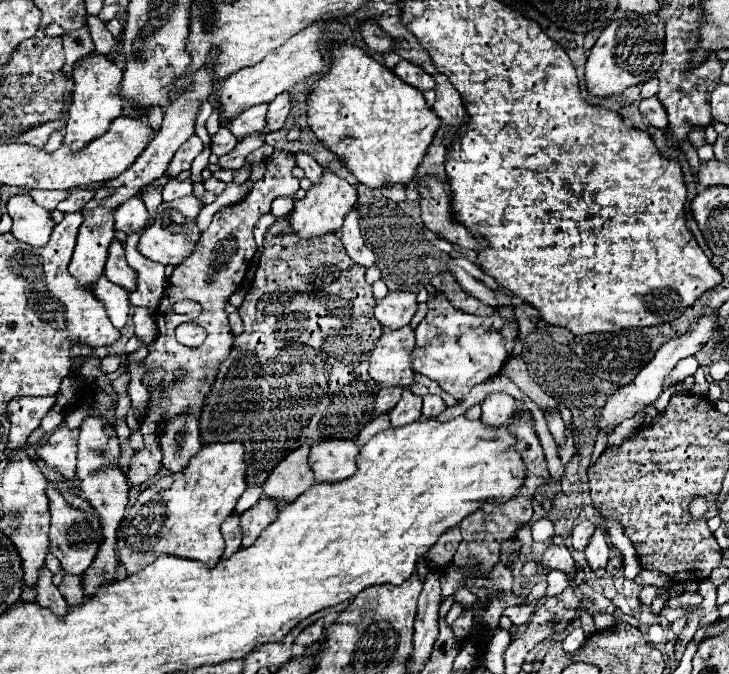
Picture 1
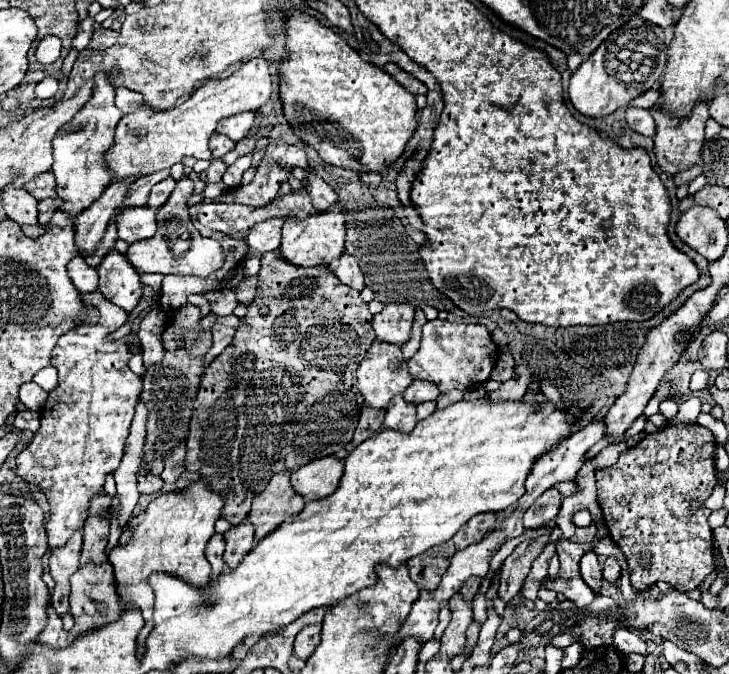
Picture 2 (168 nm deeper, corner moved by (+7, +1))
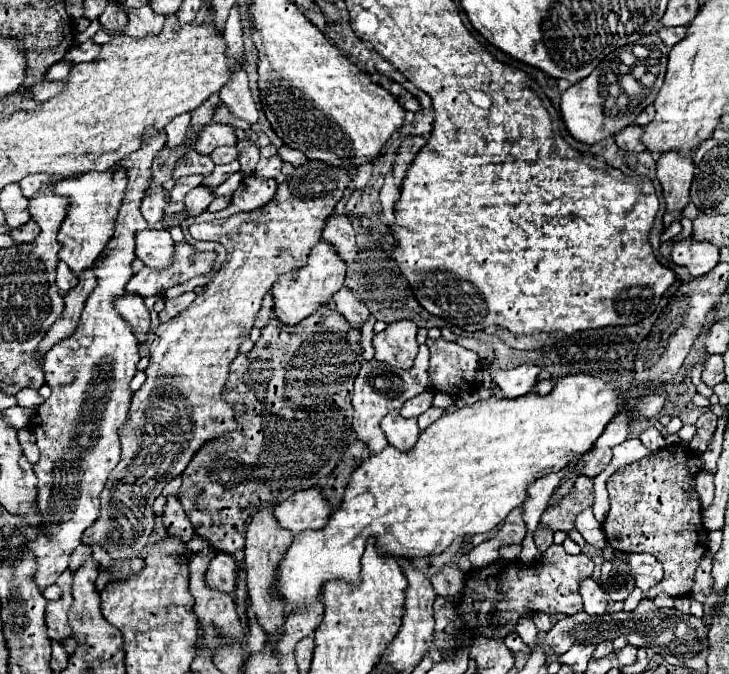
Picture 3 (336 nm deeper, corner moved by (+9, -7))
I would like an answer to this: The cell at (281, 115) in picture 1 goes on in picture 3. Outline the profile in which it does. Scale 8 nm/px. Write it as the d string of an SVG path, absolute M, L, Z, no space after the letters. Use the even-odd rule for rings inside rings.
M237 160L231 162L231 164L217 166L217 168L211 172L211 176L207 176L207 178L203 180L203 184L215 188L215 186L219 186L221 182L225 182L225 180L227 180L231 174L235 174L235 172L239 172L239 162L237 162Z

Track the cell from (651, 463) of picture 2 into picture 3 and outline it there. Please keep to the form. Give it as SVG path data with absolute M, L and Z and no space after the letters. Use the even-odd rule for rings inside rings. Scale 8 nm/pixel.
M685 444L665 446L643 460L619 468L607 480L611 508L603 522L603 532L609 546L619 552L649 552L665 568L663 580L649 590L649 600L659 592L667 592L669 596L689 596L695 570L707 552L701 502L695 490L695 476L689 470L693 456L697 454ZM687 484L691 484L691 490L685 490Z

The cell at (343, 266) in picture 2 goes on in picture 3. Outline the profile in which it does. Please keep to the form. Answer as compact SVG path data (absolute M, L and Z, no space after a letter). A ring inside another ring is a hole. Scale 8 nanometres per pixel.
M343 286L339 292L333 294L333 302L337 304L337 310L355 326L361 328L361 324L367 320L369 310L365 306L365 302L361 302L353 290L349 290L347 286Z

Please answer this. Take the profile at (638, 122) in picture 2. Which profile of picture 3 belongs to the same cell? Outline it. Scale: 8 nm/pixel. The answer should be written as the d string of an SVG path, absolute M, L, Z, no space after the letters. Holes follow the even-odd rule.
M631 124L631 126L625 126L617 136L615 136L615 142L619 148L623 150L635 150L635 152L643 152L643 142L641 142L641 136L643 136L643 128L637 126L637 124Z

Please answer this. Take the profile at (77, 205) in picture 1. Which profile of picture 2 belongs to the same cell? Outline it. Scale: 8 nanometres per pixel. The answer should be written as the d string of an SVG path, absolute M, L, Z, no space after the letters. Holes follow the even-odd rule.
M45 198L45 200L39 200L39 204L37 204L37 212L39 212L37 220L39 220L39 226L47 226L49 220L51 220L51 216L53 216L53 212L61 204L63 204L61 198Z

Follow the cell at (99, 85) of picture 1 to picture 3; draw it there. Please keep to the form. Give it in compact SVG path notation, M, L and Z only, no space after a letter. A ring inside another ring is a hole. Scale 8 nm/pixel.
M123 166L109 168L105 172L87 172L87 174L77 174L65 180L55 182L55 194L63 196L69 200L67 216L59 228L59 242L63 244L63 250L59 252L59 258L69 264L69 268L79 274L87 266L95 262L95 258L103 252L107 242L113 236L113 226L115 218L123 200L123 192L127 186L127 174Z

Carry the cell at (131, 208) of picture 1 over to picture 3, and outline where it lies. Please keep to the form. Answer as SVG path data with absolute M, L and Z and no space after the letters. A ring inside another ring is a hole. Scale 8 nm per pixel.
M141 230L135 234L135 256L151 268L171 264L173 240L167 230Z

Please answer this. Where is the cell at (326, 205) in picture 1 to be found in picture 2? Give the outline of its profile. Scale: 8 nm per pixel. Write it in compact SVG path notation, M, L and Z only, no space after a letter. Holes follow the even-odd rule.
M335 204L329 212L307 216L305 220L289 218L283 226L283 240L279 254L295 266L329 266L345 252L345 210Z

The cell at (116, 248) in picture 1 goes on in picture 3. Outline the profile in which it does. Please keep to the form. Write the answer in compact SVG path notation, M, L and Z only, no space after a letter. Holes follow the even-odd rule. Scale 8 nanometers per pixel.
M123 294L113 300L113 306L119 312L119 316L123 316L123 320L131 326L137 340L145 342L147 340L145 336L149 334L151 318L149 318L149 312L143 304L143 298L137 294Z

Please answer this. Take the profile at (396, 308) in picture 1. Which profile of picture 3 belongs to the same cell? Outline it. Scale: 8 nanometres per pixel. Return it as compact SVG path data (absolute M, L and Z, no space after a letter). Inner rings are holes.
M397 320L391 322L383 332L373 336L375 360L387 362L395 368L411 368L417 356L417 324L413 320Z

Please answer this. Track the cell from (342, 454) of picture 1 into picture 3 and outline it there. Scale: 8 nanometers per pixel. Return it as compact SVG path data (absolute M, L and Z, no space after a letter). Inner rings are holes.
M321 486L295 492L291 498L277 504L275 518L293 534L299 534L307 528L325 526L331 514L331 504L321 492Z

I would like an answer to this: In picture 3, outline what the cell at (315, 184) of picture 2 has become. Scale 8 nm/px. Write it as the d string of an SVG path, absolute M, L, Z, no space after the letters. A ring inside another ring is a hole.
M333 212L323 228L323 238L339 250L339 256L353 268L353 260L357 258L357 244L355 244L355 230L347 216Z

